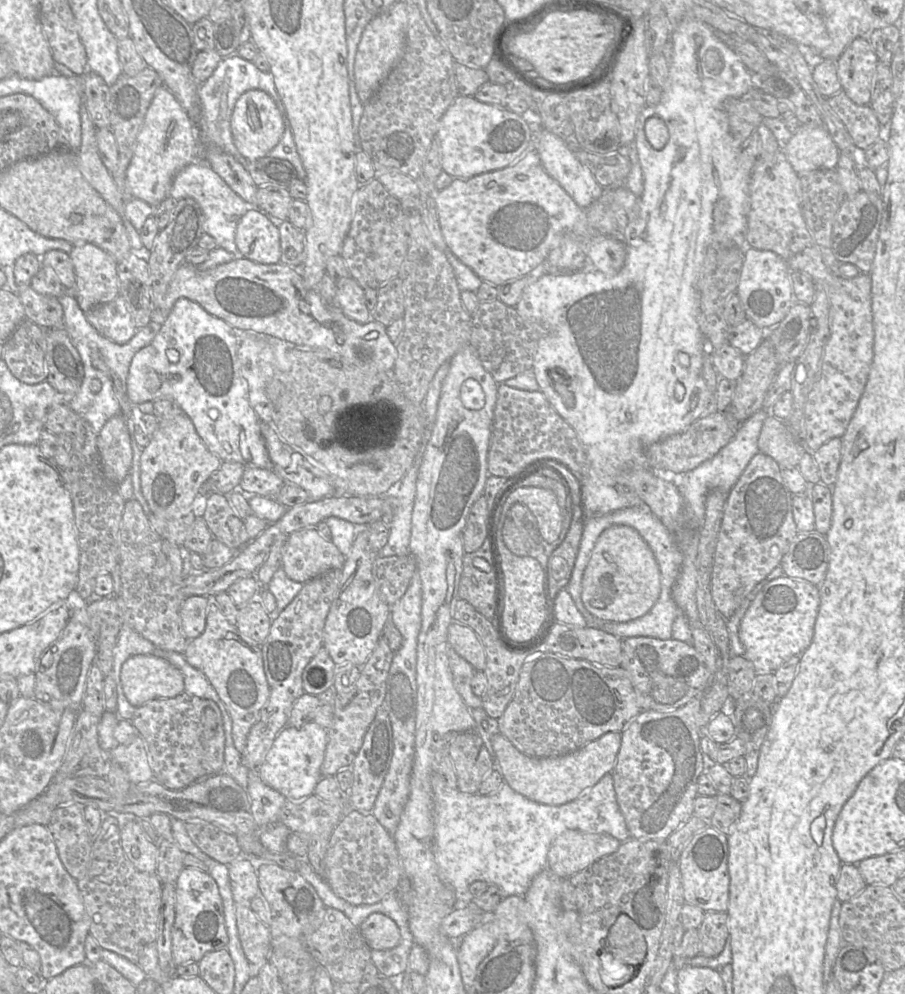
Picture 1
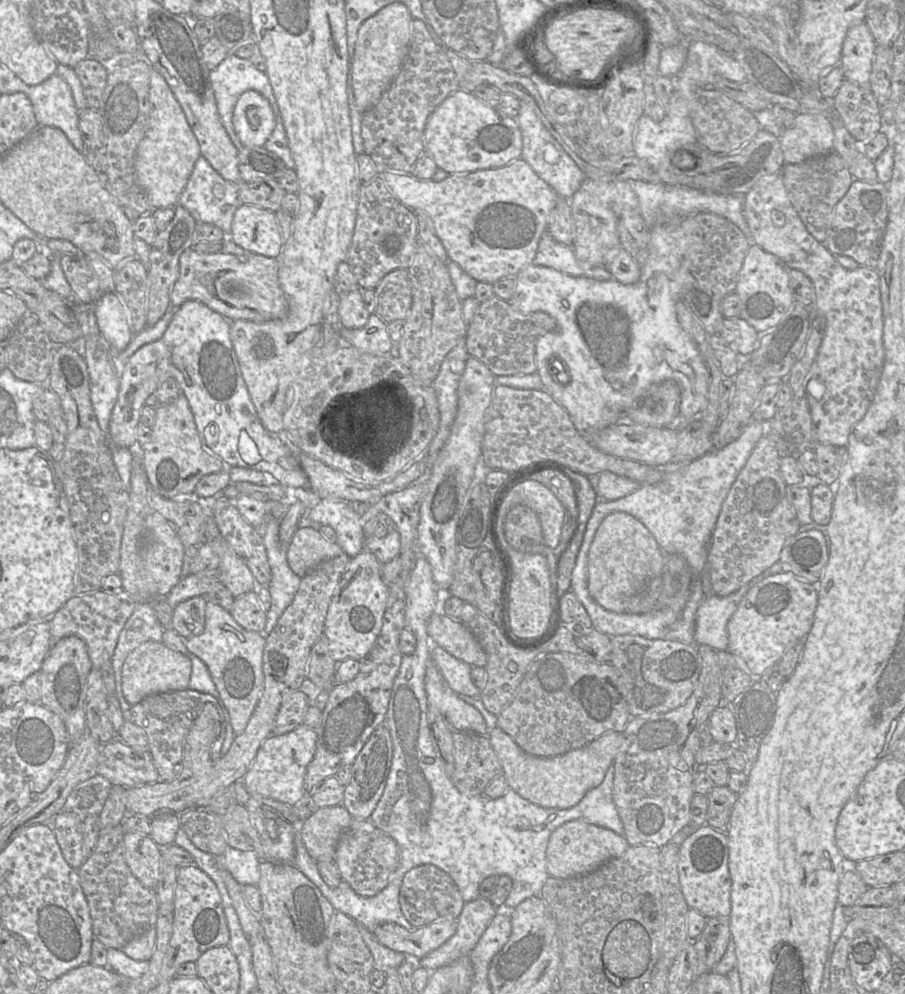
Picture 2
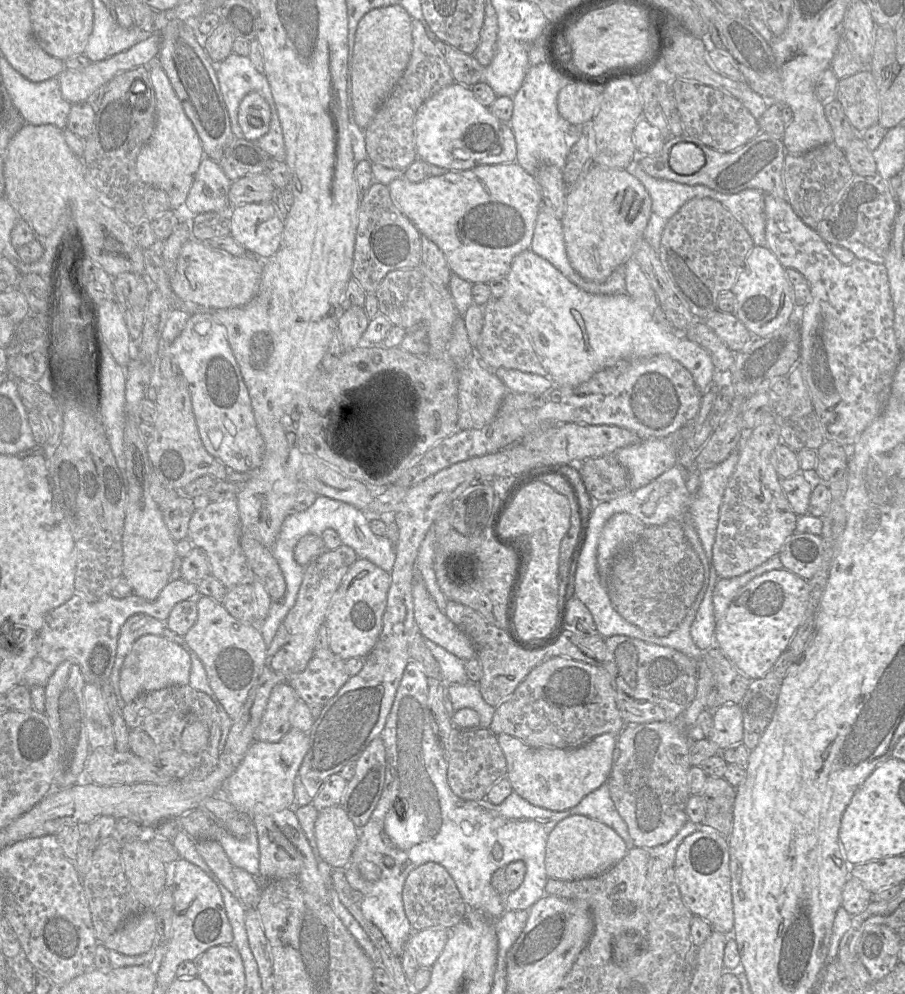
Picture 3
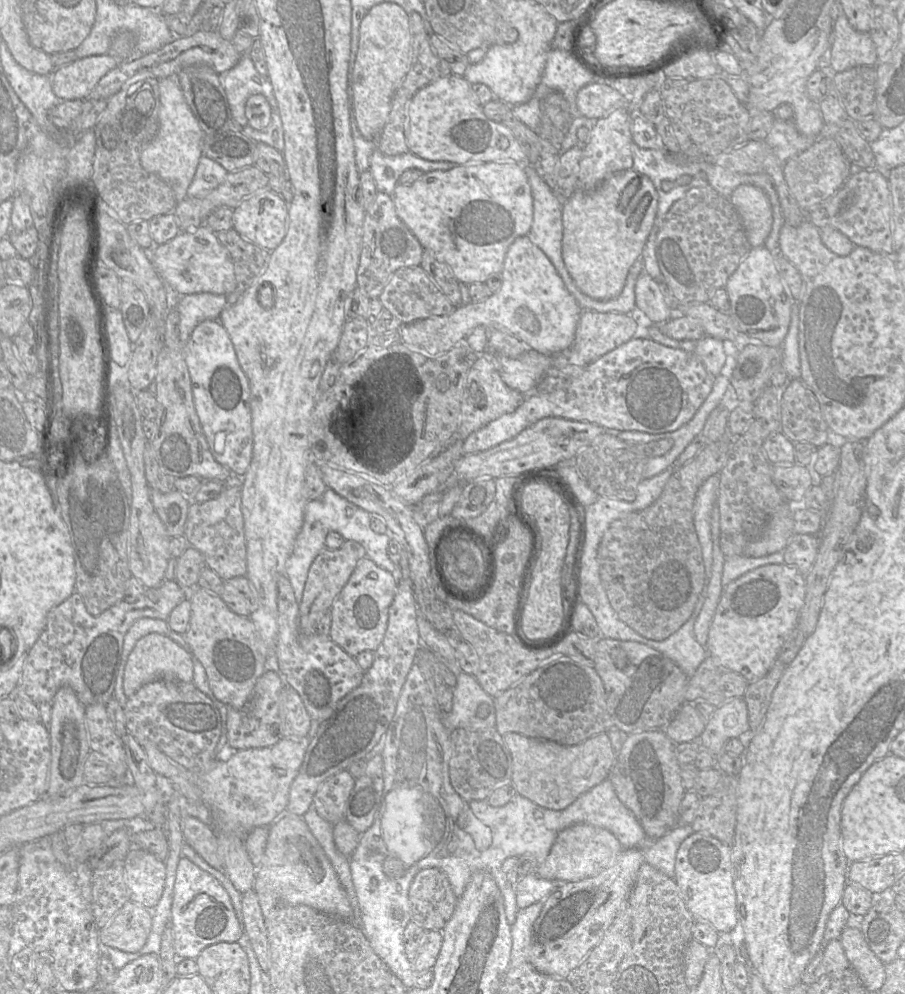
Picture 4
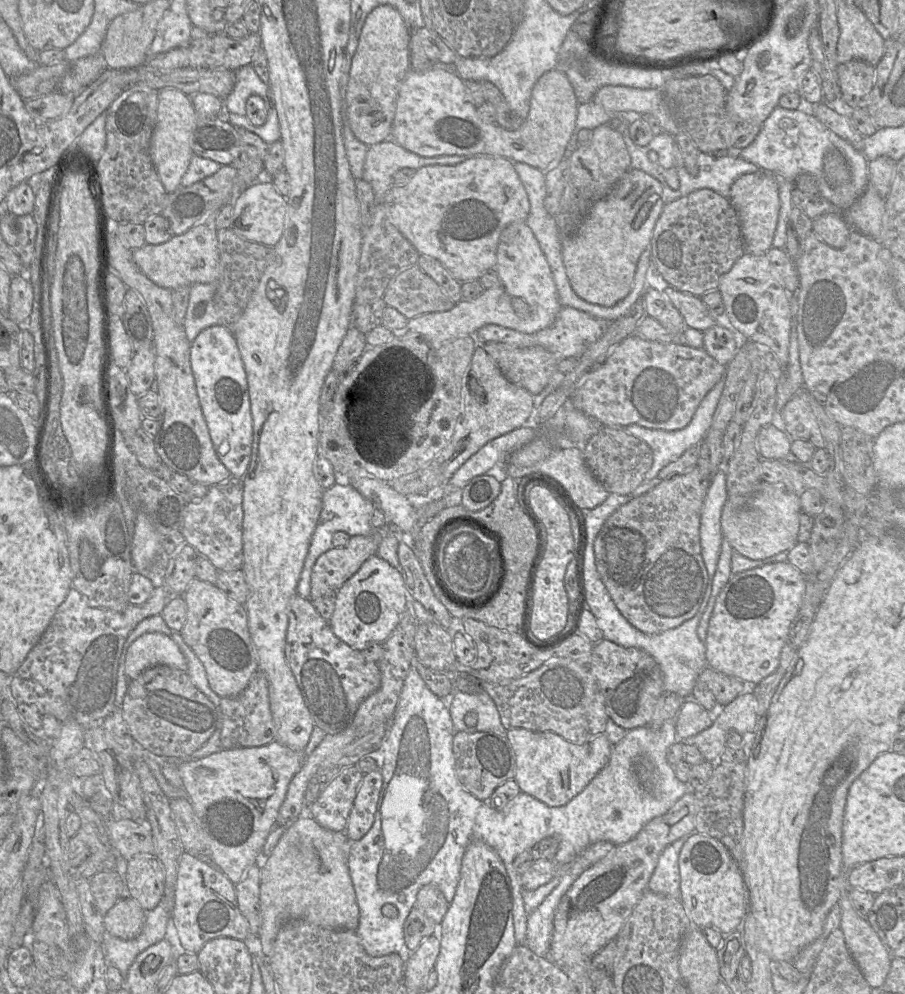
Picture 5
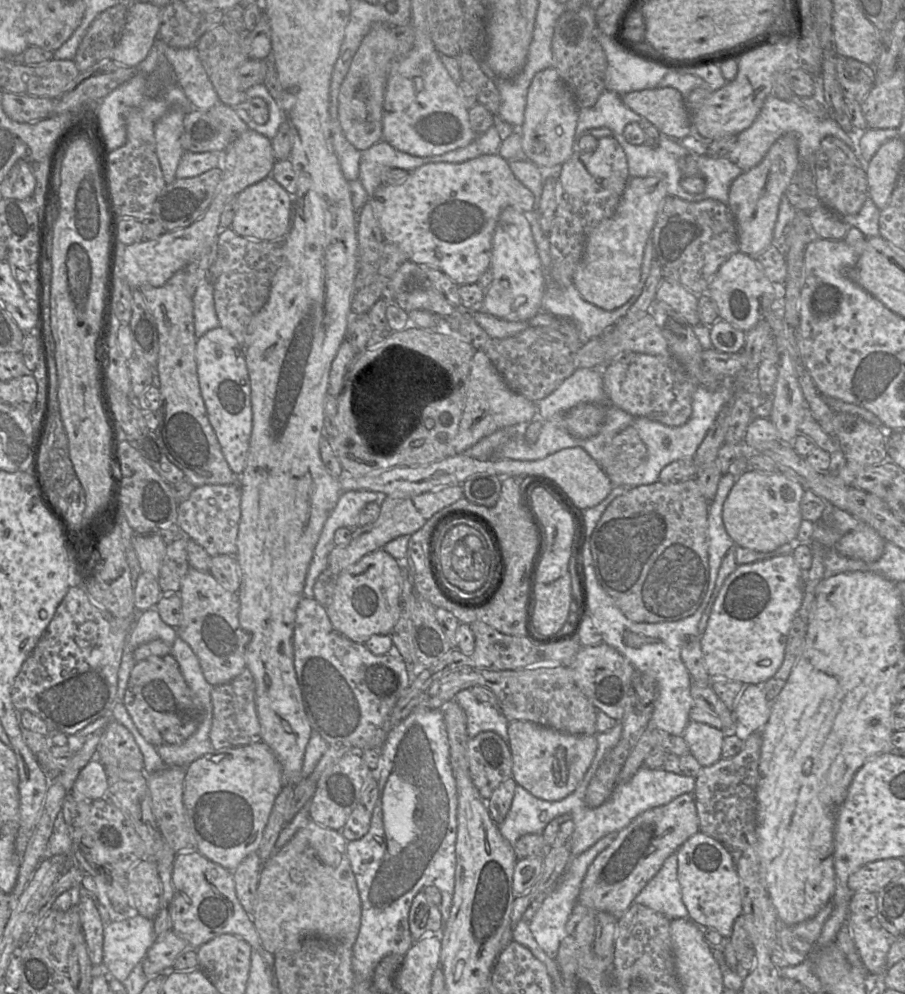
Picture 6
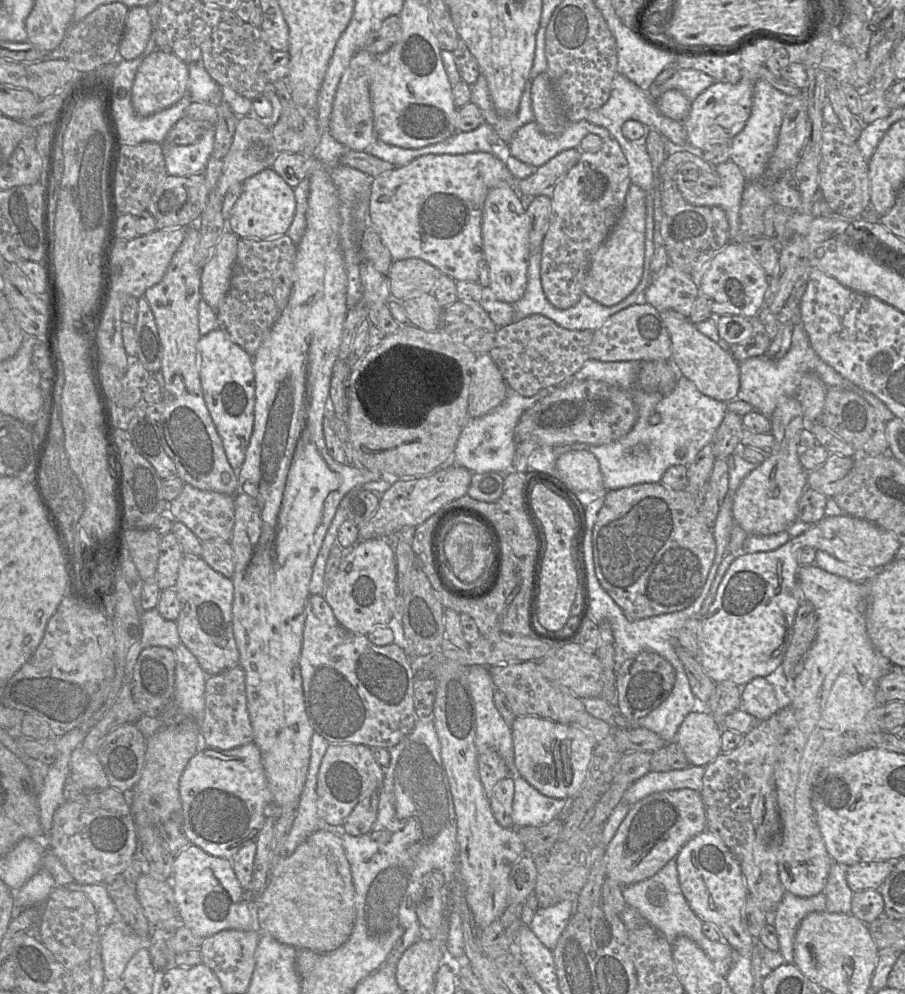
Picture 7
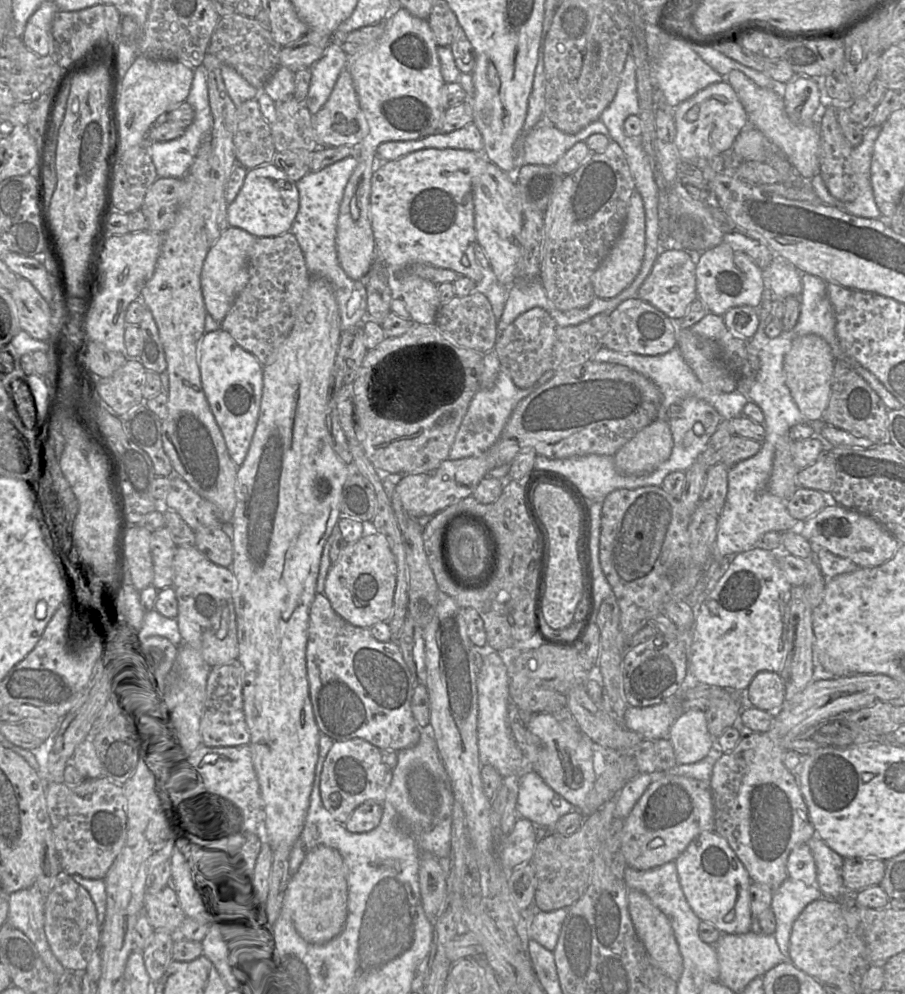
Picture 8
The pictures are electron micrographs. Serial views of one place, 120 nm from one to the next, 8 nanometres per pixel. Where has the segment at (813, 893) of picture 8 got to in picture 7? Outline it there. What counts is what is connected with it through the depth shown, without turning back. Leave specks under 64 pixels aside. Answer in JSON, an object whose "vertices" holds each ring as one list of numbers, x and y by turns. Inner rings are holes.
{"vertices":[[785,891,770,921,776,929,779,952,785,963,794,962,794,943,800,922,812,912,826,910,826,896,819,893,809,898,798,897]]}

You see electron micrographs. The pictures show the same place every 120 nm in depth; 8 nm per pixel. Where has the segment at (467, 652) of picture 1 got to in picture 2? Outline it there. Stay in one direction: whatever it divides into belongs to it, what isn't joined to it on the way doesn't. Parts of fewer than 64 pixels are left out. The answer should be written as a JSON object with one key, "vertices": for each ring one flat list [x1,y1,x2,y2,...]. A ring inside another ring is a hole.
{"vertices":[[441,610,434,612,427,626,431,646,438,645,455,658,469,664,471,667,485,667,487,655,473,633,461,622,445,615]]}

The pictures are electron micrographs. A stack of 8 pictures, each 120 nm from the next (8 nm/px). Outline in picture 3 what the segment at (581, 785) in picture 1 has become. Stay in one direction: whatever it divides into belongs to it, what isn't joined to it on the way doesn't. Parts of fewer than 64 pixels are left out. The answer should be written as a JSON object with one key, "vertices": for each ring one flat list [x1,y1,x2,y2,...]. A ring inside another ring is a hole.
{"vertices":[[508,734,497,736,507,762,506,776,513,791,530,804,552,811,575,807,589,793,607,782,612,766,617,735,602,734,577,748,533,748]]}

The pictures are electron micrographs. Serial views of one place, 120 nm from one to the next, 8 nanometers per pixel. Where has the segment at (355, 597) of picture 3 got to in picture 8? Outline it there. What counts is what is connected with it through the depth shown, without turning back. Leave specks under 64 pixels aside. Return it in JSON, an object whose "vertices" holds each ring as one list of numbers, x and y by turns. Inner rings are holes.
{"vertices":[[375,533,362,536,353,543,347,543,337,560,331,563,324,585,324,595,334,611,345,621,356,627,370,629,379,622,387,622,393,611,397,567,386,538]]}

